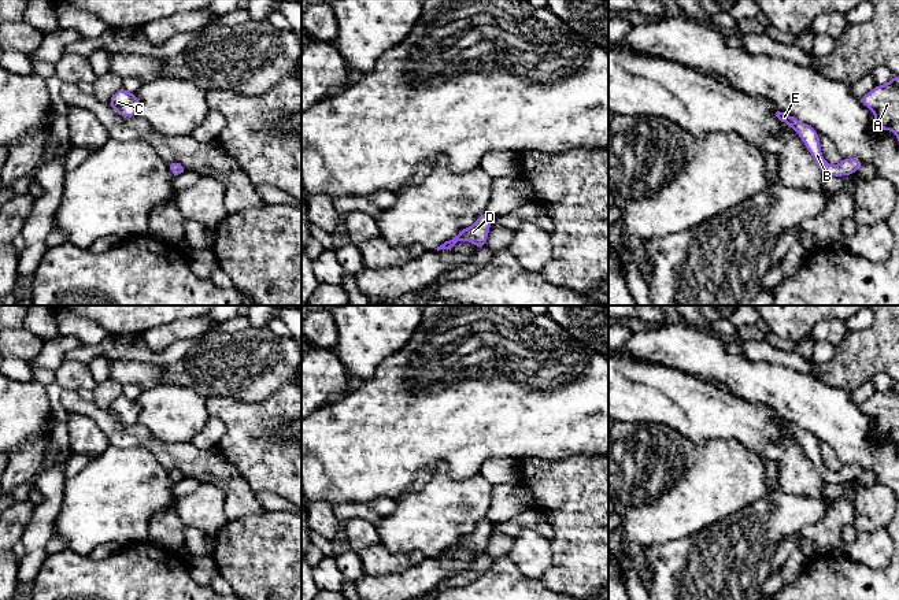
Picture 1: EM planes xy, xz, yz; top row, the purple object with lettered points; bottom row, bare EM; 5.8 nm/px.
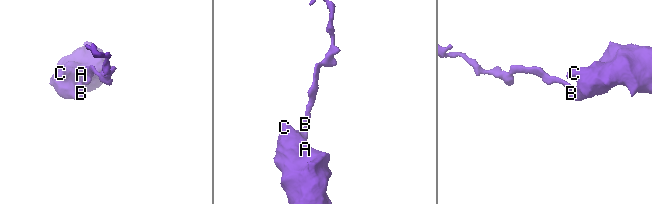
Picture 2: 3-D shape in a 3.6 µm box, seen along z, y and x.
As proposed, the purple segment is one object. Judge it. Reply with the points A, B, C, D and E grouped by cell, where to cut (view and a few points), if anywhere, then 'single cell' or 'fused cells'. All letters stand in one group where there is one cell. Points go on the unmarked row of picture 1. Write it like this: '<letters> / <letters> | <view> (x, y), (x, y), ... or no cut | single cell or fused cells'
A B C D E | no cut | single cell

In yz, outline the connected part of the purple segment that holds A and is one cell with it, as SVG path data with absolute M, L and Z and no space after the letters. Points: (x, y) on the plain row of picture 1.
M899 382L885 392L876 392L859 408L873 418L878 437L892 437L899 449Z

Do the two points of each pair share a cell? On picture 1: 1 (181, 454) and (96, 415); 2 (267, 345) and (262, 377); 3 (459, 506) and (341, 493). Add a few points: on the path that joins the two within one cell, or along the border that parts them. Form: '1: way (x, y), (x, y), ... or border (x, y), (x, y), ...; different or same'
1: way (161, 450), (144, 437), (121, 436), (117, 433); same
2: way (262, 354), (262, 369); same
3: border (424, 484), (418, 489), (402, 492), (395, 499); different

